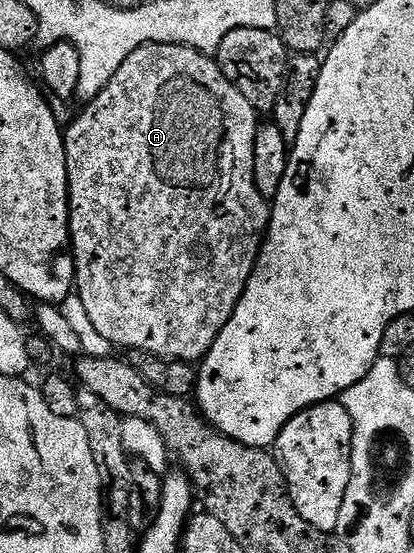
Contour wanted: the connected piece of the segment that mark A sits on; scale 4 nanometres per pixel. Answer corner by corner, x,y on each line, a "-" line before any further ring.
146,44
137,50
133,50
133,54
129,54
129,58
125,58
125,62
121,62
121,70
117,70
117,74
113,74
113,78
109,78
109,82
103,87
101,94
97,94
92,100
86,101
82,107
83,113
71,125
66,125
63,133
65,162
67,163
67,201
71,203
69,251
75,260
74,291
81,298
81,303
85,306
85,311
90,322
93,322
94,329
116,349
127,348
126,350
131,352
148,352
154,356
161,356
165,360
202,361
203,357
207,355
207,351
213,346
213,342
217,342
217,334
221,334
221,330
225,330
225,322
229,322
229,318
233,318
233,310
253,274
255,263
259,257
259,249
262,248
267,234
267,226
271,223
269,201
257,190
253,178
253,142
255,141
255,129
257,127
255,107
251,105
249,98
245,98
245,94
241,94
241,90
237,90
237,86
233,86
233,82
229,82
229,78
225,78
225,74
219,69
218,63
208,53
198,52
180,44

